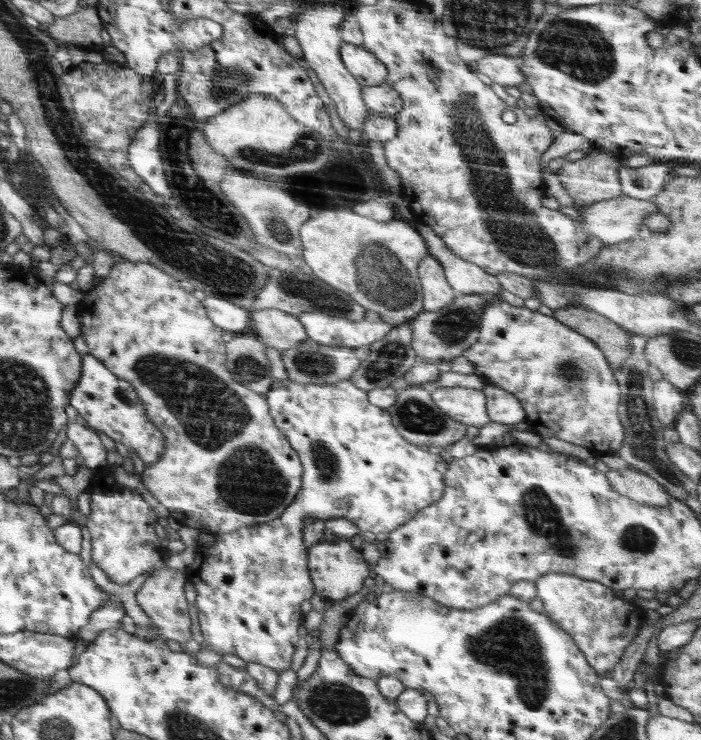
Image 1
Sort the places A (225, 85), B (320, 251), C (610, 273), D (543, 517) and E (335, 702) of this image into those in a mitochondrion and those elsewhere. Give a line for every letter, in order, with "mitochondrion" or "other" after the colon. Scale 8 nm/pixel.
A: mitochondrion
B: other
C: mitochondrion
D: mitochondrion
E: mitochondrion

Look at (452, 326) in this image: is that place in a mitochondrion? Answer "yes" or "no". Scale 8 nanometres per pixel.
yes

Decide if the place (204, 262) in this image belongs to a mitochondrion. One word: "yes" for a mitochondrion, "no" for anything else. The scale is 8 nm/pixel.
yes

